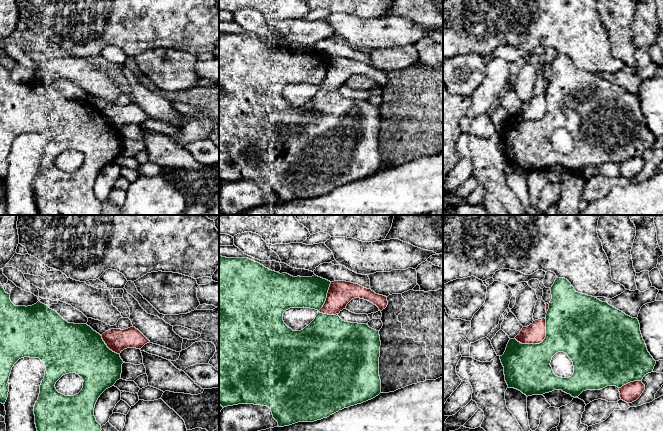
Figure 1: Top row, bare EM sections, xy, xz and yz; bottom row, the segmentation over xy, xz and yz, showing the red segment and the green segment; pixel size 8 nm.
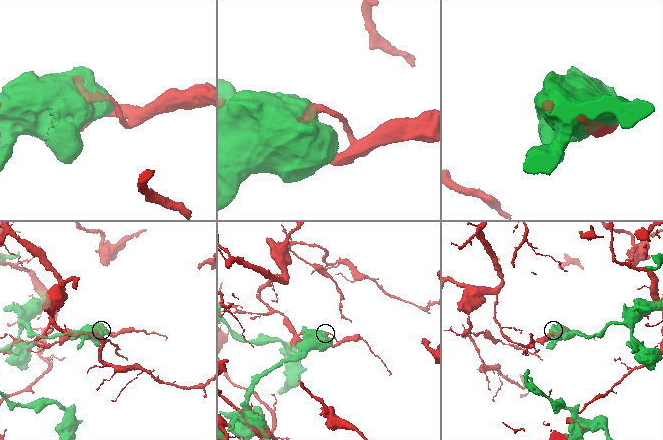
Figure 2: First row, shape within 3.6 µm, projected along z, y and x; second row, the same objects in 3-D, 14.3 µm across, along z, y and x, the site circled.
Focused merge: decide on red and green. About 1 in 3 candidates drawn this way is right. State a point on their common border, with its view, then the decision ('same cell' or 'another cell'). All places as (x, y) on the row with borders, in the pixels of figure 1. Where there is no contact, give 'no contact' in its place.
meets red in yz at (539, 343); another cell

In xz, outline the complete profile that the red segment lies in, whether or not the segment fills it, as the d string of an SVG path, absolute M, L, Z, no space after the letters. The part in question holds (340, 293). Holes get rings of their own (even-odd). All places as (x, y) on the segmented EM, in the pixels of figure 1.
M334 281L330 284L326 301L319 312L328 315L339 314L354 298L367 300L376 305L380 311L388 305L386 296L376 294L371 289L351 282Z

